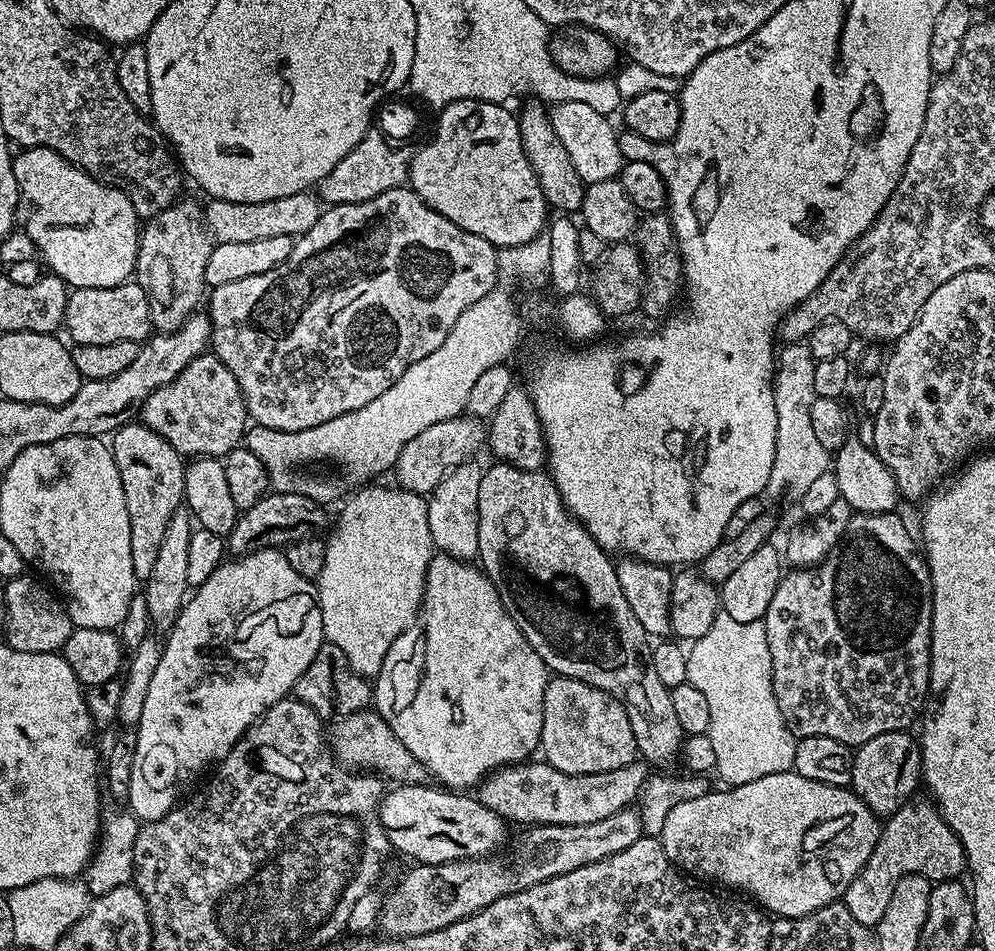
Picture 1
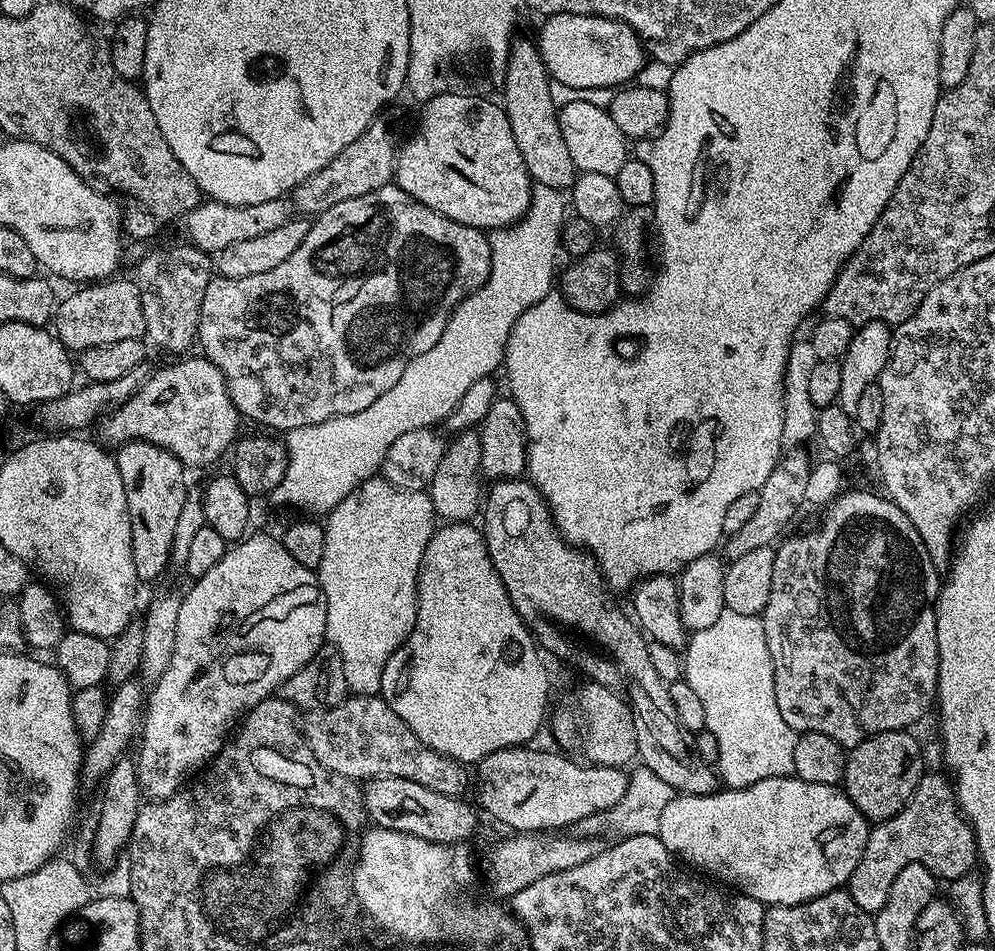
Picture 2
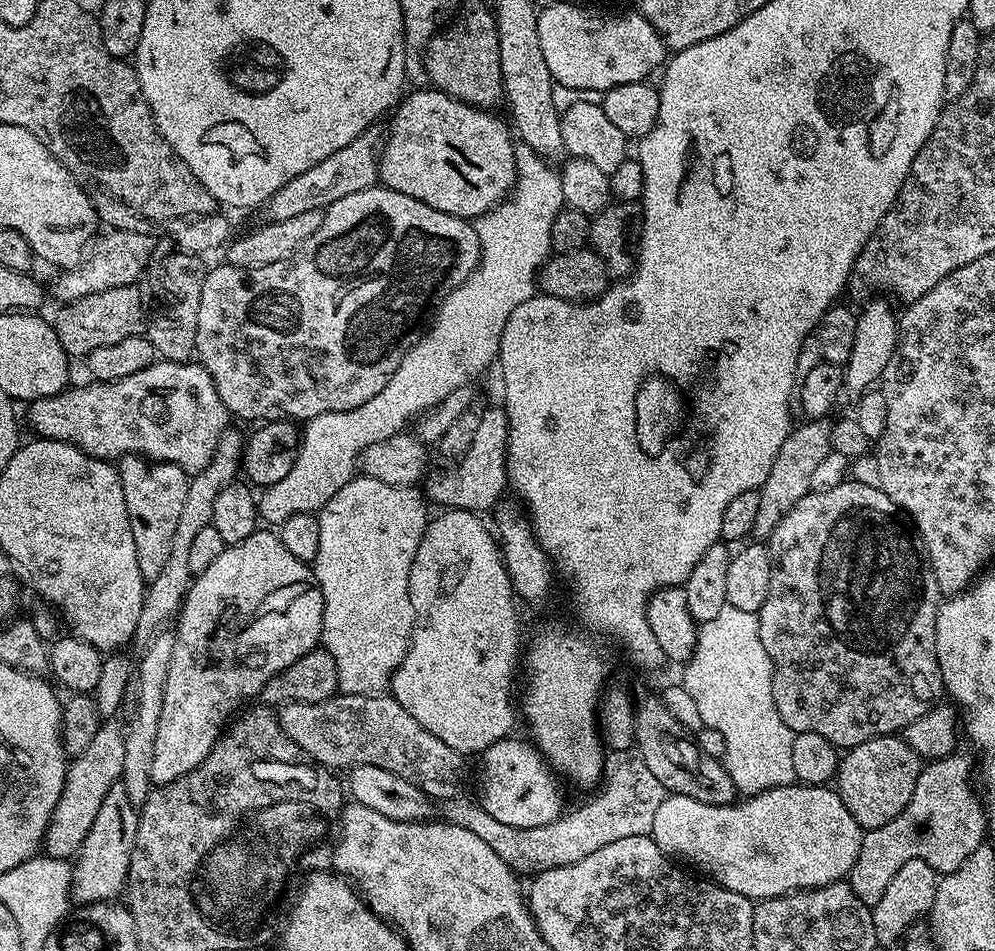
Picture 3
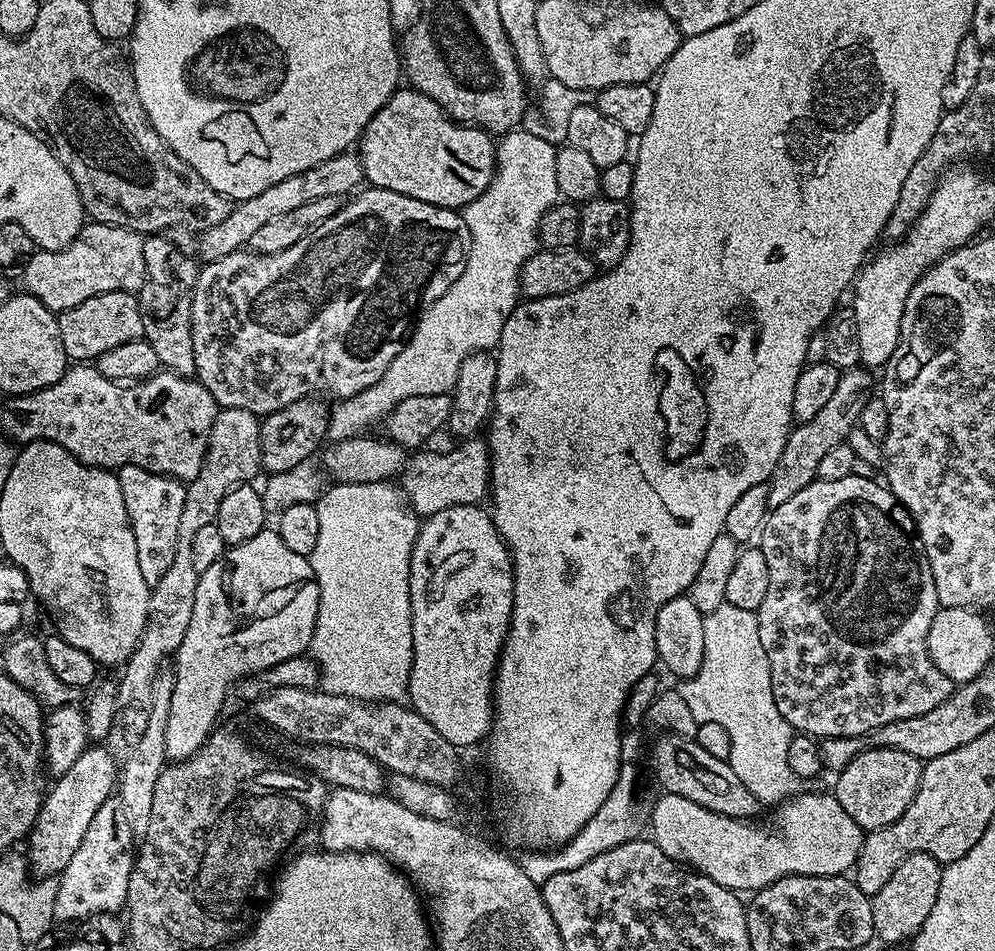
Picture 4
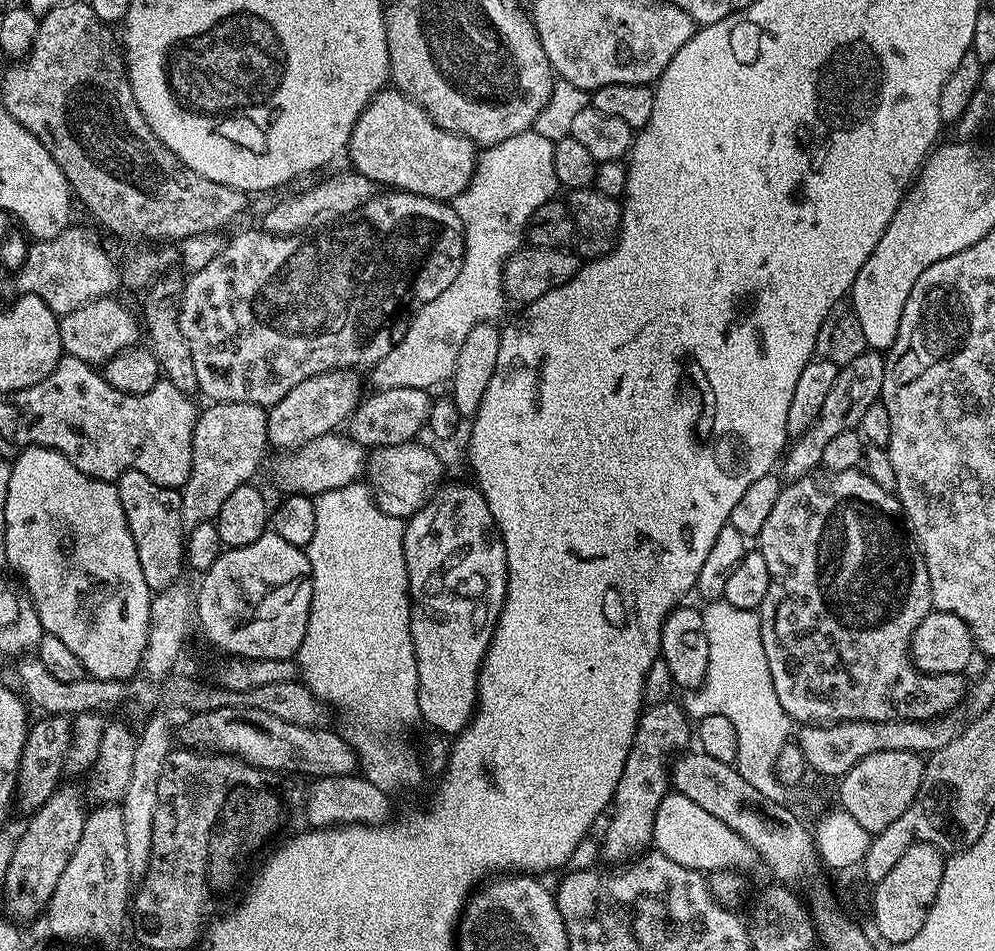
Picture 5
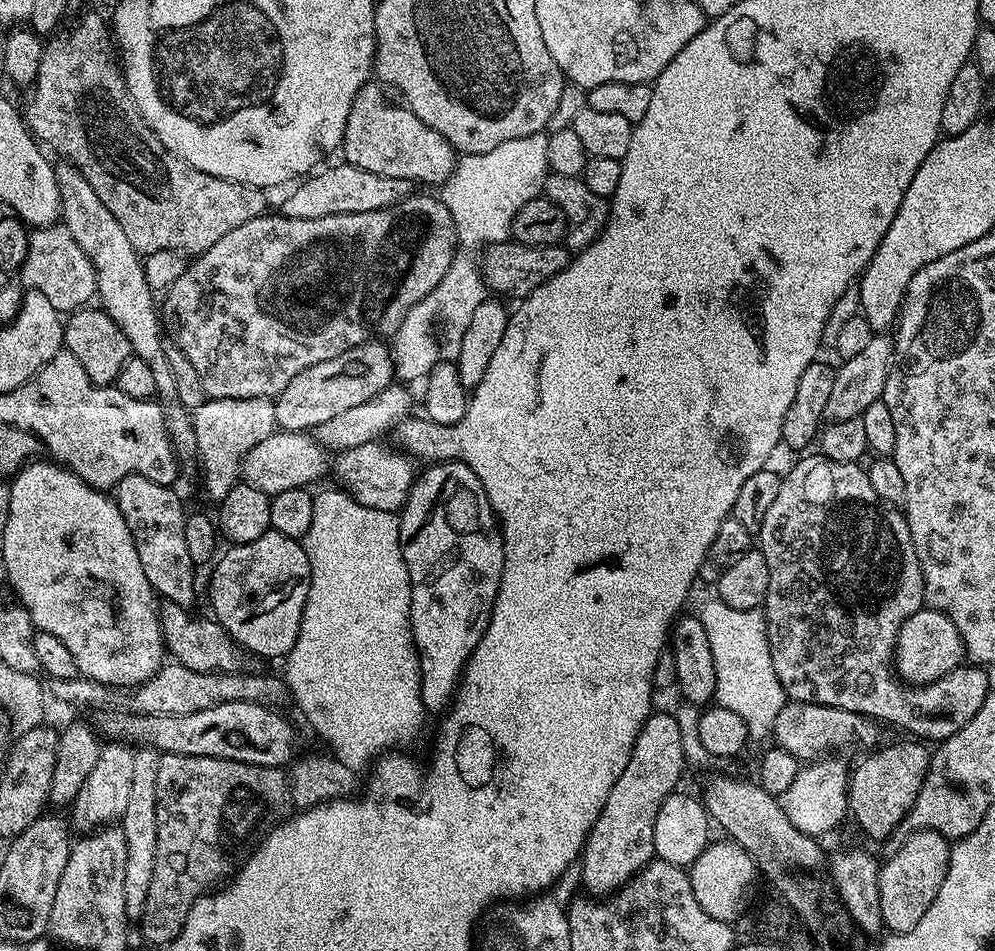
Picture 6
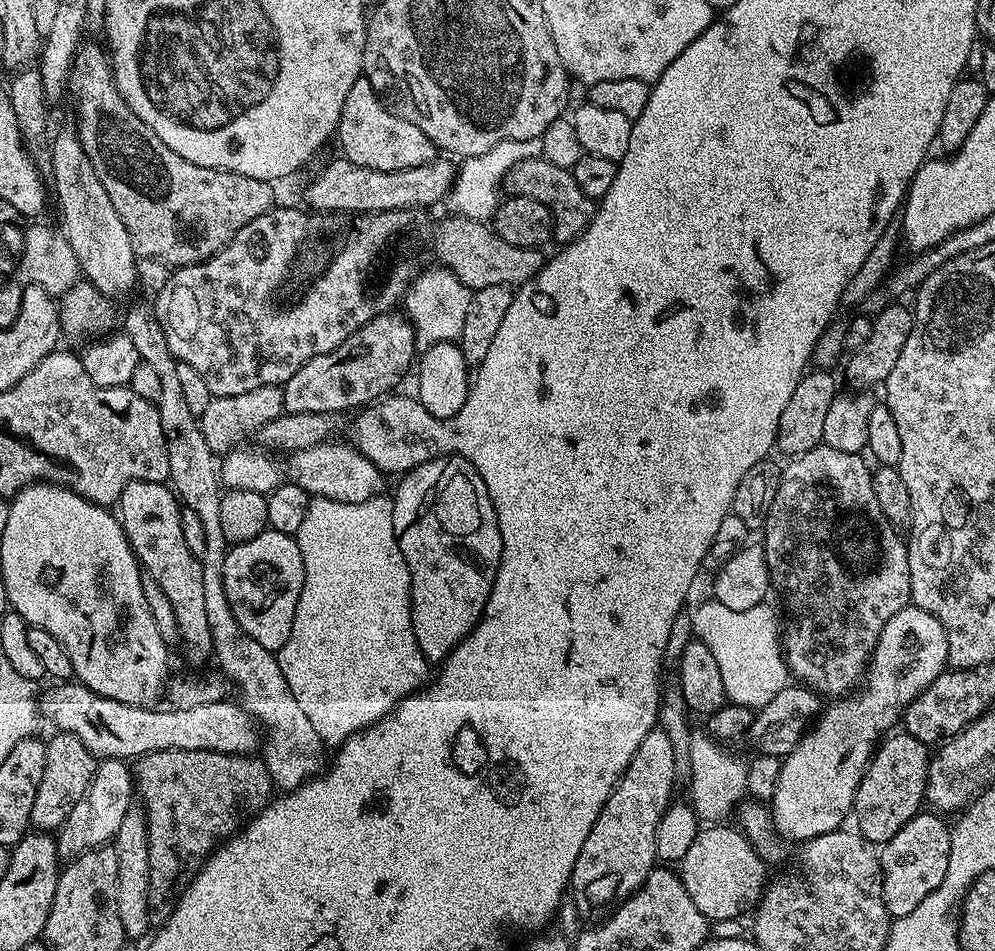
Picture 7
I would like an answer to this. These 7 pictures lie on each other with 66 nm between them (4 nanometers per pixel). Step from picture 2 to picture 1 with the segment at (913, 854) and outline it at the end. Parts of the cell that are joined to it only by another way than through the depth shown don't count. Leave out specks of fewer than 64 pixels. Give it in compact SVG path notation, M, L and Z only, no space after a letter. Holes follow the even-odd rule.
M919 800L904 804L883 821L880 837L866 866L862 866L854 882L844 891L842 901L862 926L875 929L882 914L886 914L886 902L890 902L893 886L906 874L925 876L933 882L965 875L968 859L958 834L950 830L935 803Z

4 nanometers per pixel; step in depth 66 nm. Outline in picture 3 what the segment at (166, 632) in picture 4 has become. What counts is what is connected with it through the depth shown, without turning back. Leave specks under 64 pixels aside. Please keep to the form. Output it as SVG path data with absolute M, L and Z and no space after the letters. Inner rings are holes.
M234 428L225 429L214 452L214 458L206 470L189 481L185 505L182 506L181 517L178 518L174 534L174 550L170 550L170 562L165 563L165 569L158 578L147 585L145 591L143 610L134 634L137 645L140 643L140 646L146 646L157 633L165 631L179 617L189 586L194 579L189 565L191 542L204 526L212 523L214 501L218 494L239 477L243 467L244 441L243 434Z

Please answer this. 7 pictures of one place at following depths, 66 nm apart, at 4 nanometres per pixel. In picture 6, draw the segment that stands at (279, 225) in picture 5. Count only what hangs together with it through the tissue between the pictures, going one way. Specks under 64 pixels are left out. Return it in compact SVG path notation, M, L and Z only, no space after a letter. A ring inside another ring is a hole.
M347 162L339 163L333 168L321 167L315 174L301 179L284 200L283 215L290 218L326 218L334 214L362 214L366 210L382 210L397 204L413 191L411 180L386 178L382 174L370 174L370 170L362 170Z

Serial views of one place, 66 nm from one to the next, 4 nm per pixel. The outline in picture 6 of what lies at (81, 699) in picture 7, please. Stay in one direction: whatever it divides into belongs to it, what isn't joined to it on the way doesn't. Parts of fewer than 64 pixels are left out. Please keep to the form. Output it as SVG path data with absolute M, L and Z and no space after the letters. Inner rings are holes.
M235 700L194 714L140 716L131 710L100 710L95 713L94 724L105 737L108 735L109 741L147 746L161 754L226 758L263 768L283 769L297 759L296 732L291 722L276 712L279 711L267 704Z

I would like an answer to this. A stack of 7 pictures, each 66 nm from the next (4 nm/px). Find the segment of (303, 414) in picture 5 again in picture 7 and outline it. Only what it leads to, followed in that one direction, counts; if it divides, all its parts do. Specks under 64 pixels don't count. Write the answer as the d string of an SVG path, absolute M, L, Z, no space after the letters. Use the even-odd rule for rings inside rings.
M389 310L373 316L350 333L346 342L310 358L310 362L300 367L283 385L284 412L351 413L389 395L418 356L416 332L407 315L400 313L399 316L398 313Z

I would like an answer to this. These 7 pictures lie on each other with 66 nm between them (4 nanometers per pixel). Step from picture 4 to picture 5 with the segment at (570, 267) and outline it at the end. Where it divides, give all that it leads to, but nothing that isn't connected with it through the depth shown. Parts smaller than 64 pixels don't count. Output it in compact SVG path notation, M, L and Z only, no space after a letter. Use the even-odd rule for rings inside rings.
M574 188L567 193L566 203L572 212L572 218L576 221L576 234L574 237L574 249L580 256L576 257L568 248L534 248L524 246L521 252L509 255L502 265L502 282L504 283L504 295L516 306L532 304L542 294L550 294L550 290L560 288L566 282L574 278L574 274L580 269L581 258L585 261L596 260L611 252L616 246L616 238L620 235L620 209L621 201L614 196L602 194L595 188Z

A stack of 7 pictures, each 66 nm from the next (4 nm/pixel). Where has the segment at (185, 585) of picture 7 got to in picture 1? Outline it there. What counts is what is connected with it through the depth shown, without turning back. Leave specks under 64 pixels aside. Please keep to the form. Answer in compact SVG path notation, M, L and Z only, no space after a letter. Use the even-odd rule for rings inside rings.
M129 422L117 428L111 433L110 447L130 514L130 558L134 561L134 574L137 581L146 582L150 570L154 570L162 538L166 538L166 526L170 526L170 518L174 518L184 504L186 460L162 434L154 434L154 430L142 422Z

